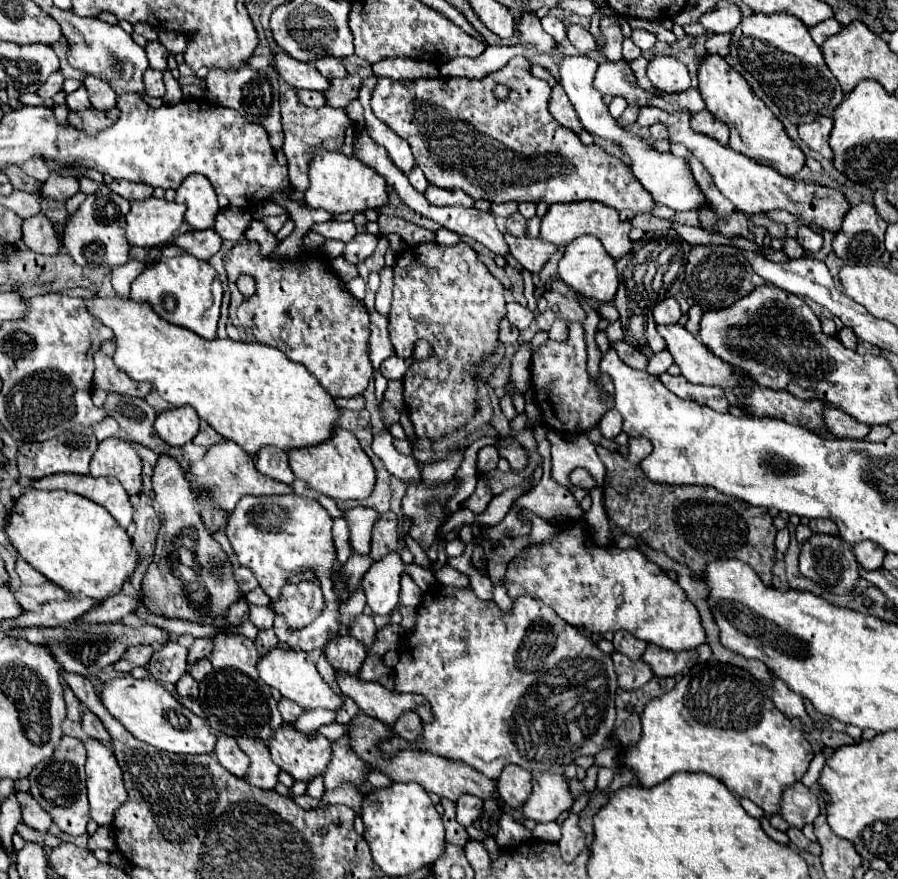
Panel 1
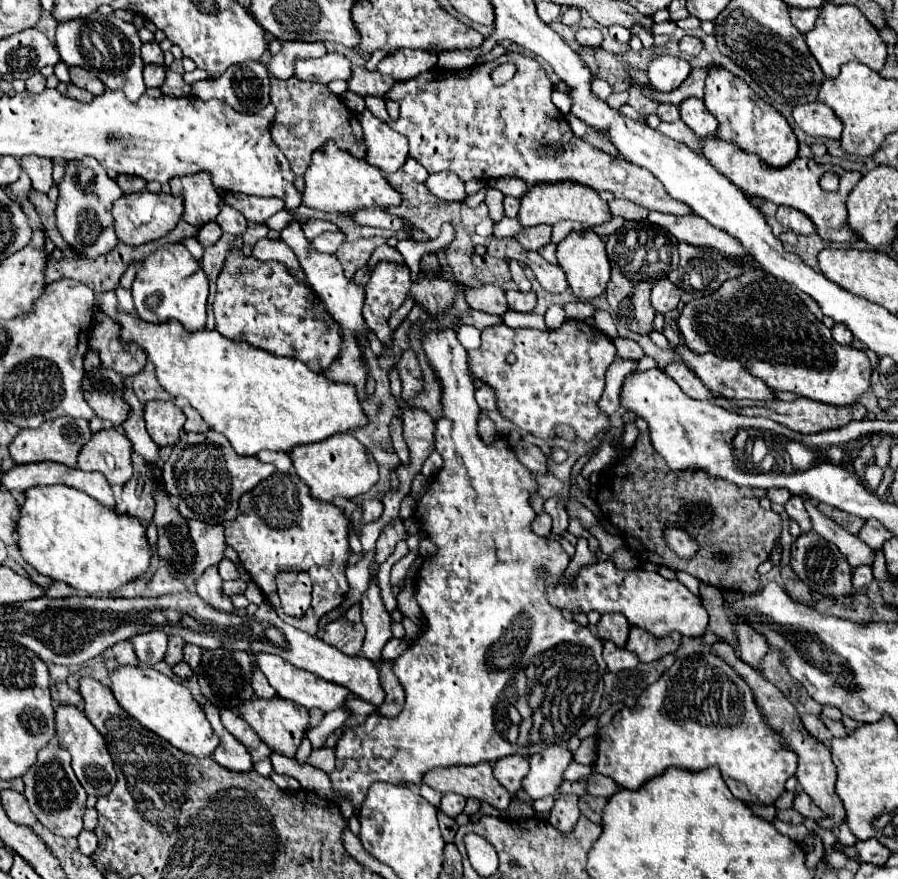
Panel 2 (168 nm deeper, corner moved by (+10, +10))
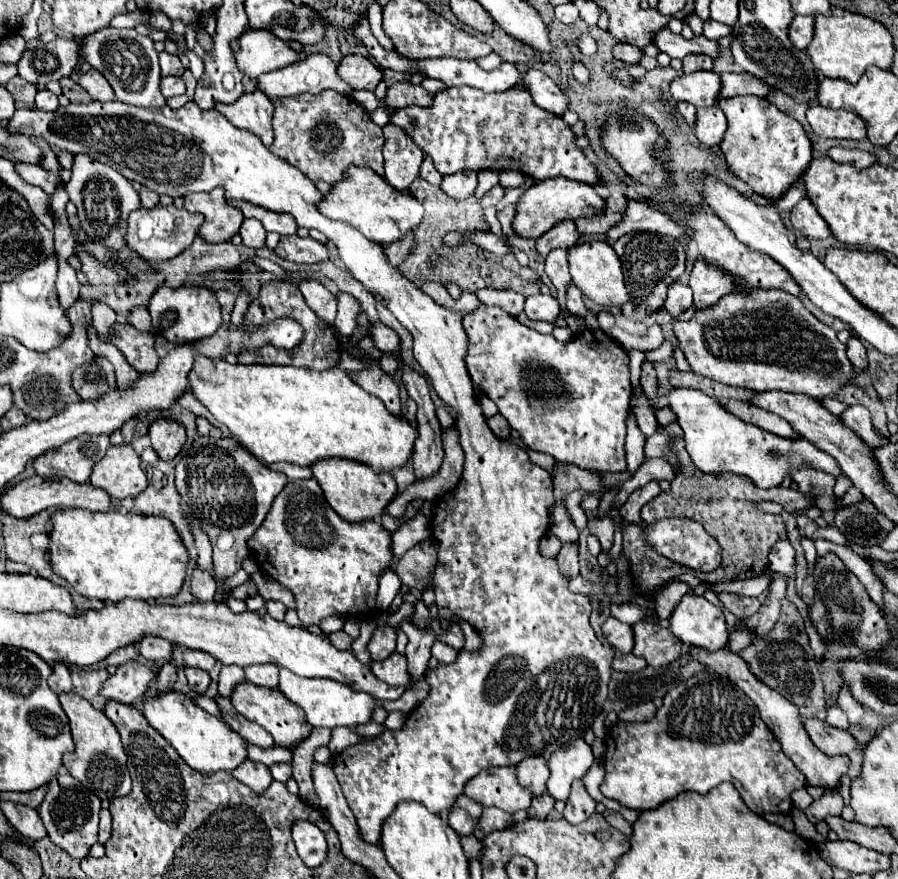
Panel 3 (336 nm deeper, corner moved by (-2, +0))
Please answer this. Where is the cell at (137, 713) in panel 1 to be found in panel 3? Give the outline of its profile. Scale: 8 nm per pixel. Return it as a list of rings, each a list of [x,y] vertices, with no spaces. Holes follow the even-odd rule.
[[[168,692],[164,696],[150,696],[144,700],[144,718],[156,728],[182,756],[182,760],[196,772],[212,774],[212,772],[232,772],[248,758],[248,742],[230,730],[220,718],[208,714],[200,706],[192,702],[190,696]]]

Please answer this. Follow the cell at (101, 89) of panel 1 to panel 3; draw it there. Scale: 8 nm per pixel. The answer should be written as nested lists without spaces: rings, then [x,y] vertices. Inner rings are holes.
[[[90,68],[88,72],[80,74],[78,78],[78,84],[98,102],[110,102],[110,100],[116,100],[114,96],[114,90],[112,86],[108,84],[108,80],[94,68]]]

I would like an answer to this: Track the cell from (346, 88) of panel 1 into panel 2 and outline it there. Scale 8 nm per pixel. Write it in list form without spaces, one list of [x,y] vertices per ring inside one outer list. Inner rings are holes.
[[[352,68],[352,76],[346,80],[348,92],[354,92],[358,96],[384,96],[390,86],[394,84],[392,76],[384,76],[380,72],[368,72],[366,68]]]

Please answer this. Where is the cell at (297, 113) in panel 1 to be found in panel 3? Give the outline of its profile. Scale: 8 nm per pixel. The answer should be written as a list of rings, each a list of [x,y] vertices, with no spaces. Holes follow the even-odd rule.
[[[334,90],[320,94],[298,94],[288,98],[274,98],[274,144],[270,152],[292,166],[300,168],[312,180],[340,182],[348,166],[368,166],[376,174],[384,174],[382,158],[382,128],[376,126],[370,114],[354,102]]]

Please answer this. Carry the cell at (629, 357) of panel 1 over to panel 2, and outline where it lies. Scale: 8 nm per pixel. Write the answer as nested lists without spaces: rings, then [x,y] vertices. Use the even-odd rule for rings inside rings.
[[[614,338],[612,340],[616,350],[618,350],[618,356],[620,358],[630,358],[630,360],[640,360],[644,356],[642,348],[634,342],[634,340],[628,340],[628,338]]]

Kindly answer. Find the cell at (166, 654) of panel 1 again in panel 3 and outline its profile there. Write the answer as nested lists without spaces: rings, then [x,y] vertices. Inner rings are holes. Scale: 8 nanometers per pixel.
[[[148,636],[148,638],[142,638],[138,642],[138,652],[150,660],[150,662],[158,662],[158,660],[168,660],[170,654],[172,654],[172,644],[170,642],[164,642],[164,638],[156,638],[156,636]]]

